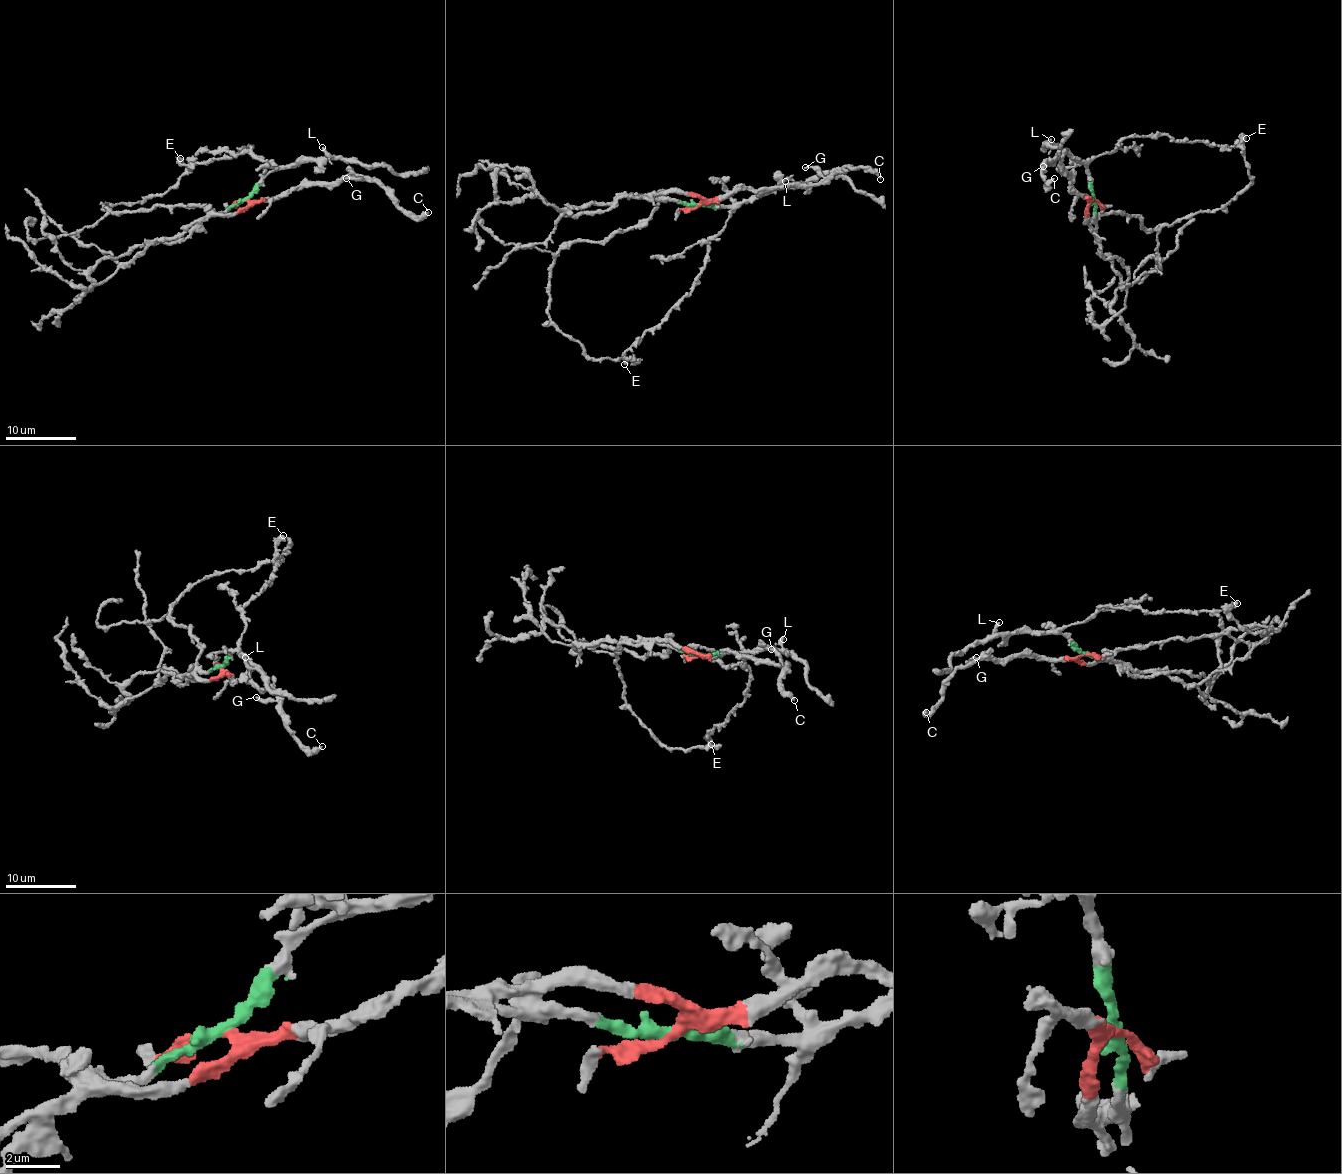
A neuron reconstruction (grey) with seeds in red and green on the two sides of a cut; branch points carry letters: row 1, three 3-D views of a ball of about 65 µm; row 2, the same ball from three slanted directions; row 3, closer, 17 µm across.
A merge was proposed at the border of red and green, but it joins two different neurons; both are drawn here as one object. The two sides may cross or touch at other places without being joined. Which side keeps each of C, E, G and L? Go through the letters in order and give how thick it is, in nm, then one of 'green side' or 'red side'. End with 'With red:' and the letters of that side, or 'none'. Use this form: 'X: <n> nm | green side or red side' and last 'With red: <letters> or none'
C: 320 nm | red side
E: 460 nm | green side
G: 260 nm | red side
L: 320 nm | green side
With red: C, G

